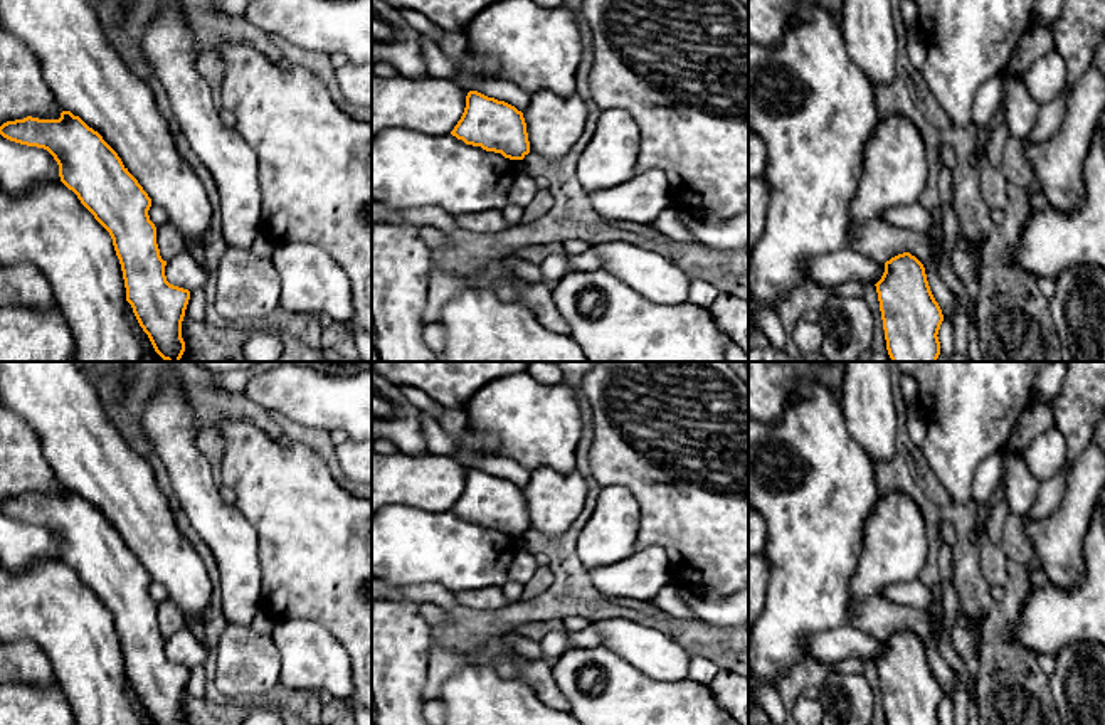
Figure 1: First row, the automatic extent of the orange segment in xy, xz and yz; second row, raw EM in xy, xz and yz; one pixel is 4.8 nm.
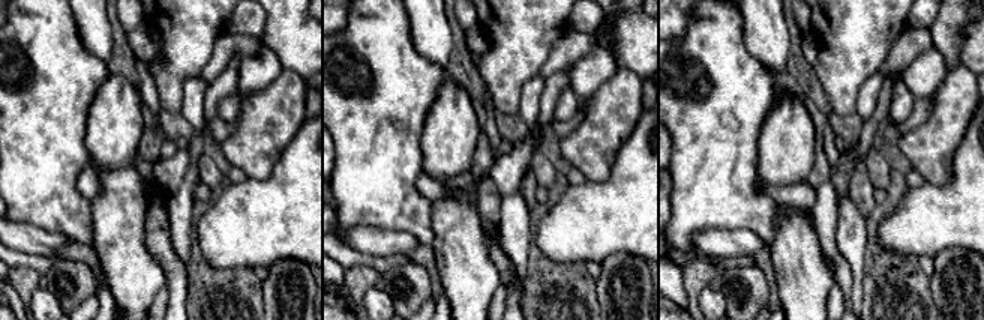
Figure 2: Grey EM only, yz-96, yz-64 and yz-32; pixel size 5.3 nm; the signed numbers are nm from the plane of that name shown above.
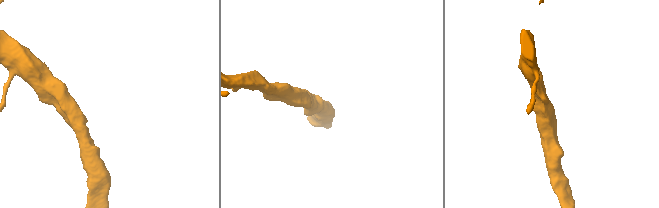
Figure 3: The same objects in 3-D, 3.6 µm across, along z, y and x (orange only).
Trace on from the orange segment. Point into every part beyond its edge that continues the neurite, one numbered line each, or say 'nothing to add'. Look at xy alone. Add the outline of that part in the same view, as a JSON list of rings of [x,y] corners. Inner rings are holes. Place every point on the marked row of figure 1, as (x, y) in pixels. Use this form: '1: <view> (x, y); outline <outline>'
nothing to add

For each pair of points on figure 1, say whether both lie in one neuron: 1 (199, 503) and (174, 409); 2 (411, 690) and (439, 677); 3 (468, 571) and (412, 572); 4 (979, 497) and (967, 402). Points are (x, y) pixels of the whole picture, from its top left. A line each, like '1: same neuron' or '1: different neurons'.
1: same neuron
2: different neurons
3: same neuron
4: different neurons

